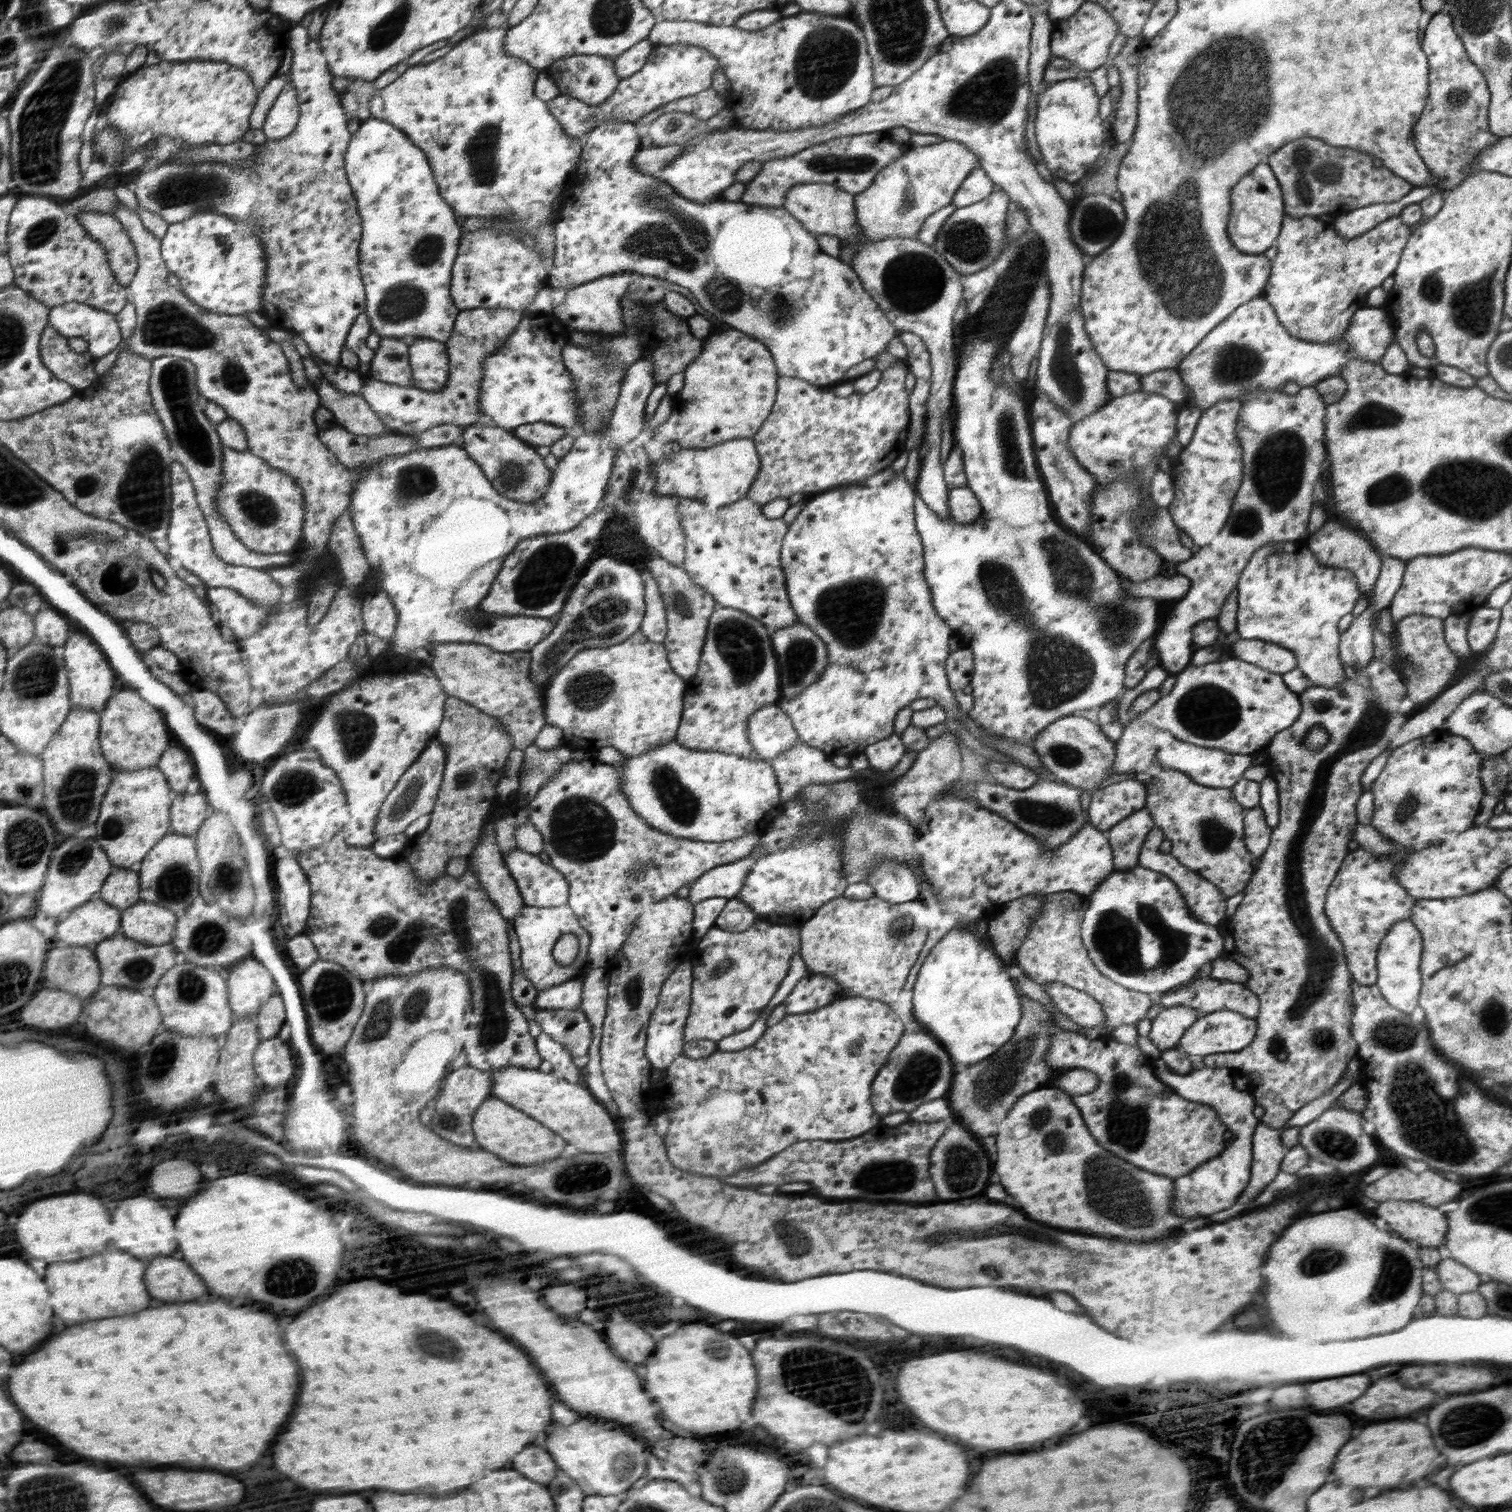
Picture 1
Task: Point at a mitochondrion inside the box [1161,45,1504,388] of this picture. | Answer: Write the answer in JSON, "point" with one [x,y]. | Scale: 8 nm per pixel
{"point":[1472,302]}

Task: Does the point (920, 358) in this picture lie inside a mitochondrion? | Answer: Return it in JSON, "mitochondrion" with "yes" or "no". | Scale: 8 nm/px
{"mitochondrion":"no"}

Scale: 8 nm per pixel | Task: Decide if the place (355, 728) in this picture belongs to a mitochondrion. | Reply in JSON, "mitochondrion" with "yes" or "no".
{"mitochondrion":"yes"}

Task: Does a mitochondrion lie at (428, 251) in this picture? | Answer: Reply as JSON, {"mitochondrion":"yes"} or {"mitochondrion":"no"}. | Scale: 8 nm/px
{"mitochondrion":"yes"}

